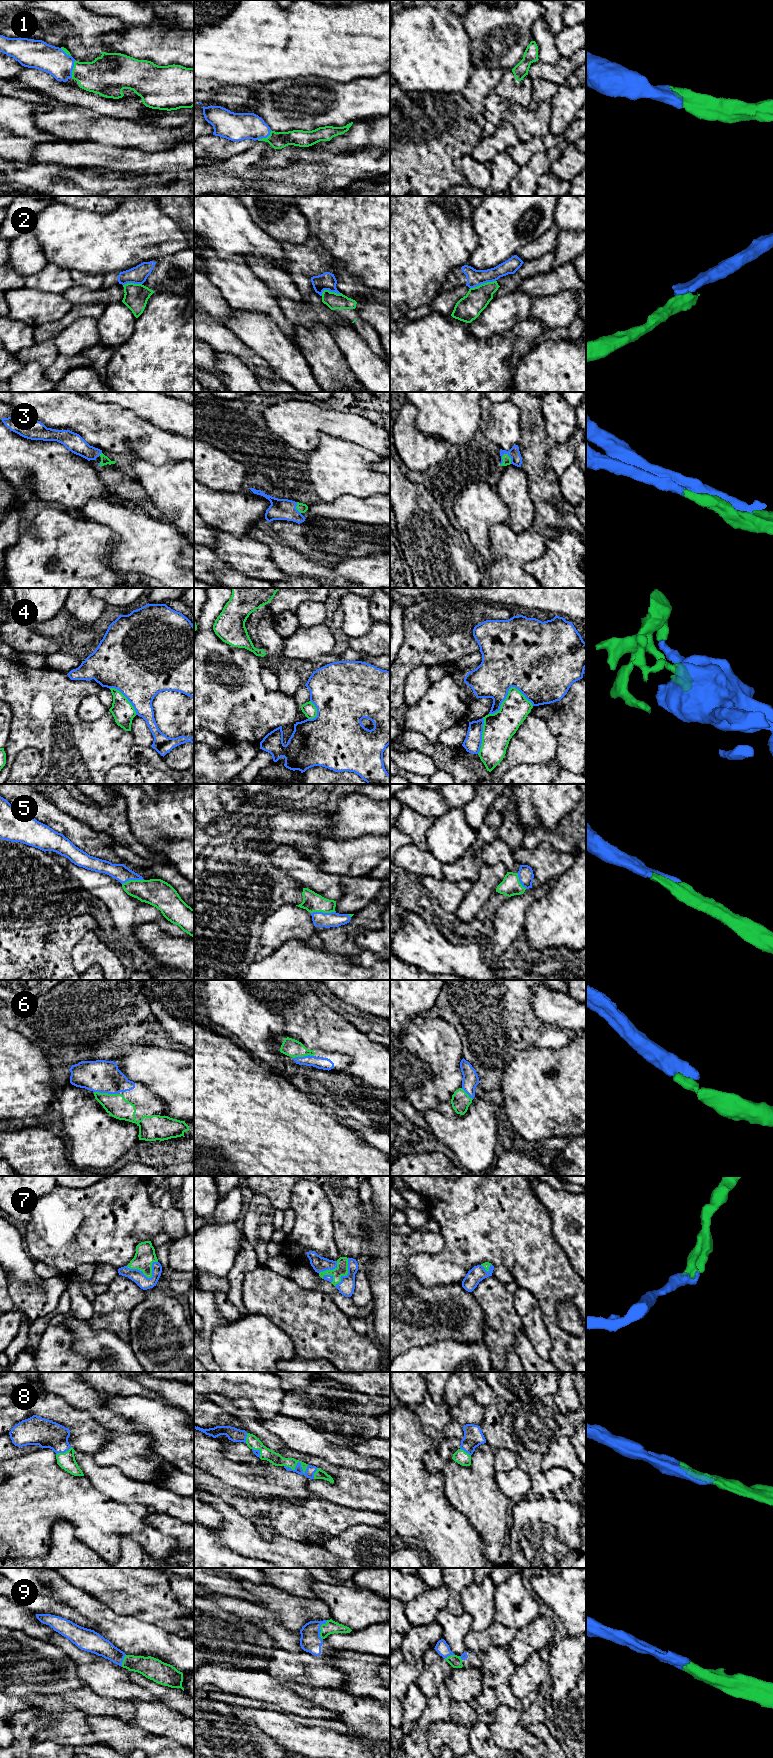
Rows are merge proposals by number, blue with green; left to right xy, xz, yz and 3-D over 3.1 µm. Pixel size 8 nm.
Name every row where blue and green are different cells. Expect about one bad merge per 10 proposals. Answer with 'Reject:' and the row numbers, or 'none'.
Reject: 2, 4

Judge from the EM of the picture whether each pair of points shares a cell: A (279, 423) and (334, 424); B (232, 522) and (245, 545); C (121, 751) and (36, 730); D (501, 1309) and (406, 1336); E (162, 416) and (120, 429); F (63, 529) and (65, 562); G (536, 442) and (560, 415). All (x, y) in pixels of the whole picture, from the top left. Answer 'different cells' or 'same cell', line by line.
A: same cell
B: different cells
C: same cell
D: different cells
E: different cells
F: same cell
G: different cells

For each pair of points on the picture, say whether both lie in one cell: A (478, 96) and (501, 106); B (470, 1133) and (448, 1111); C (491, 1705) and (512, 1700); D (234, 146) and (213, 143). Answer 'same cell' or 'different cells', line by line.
A: different cells
B: same cell
C: same cell
D: same cell

